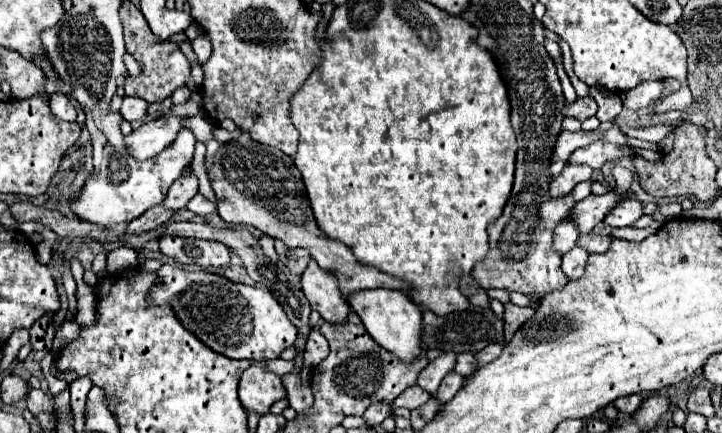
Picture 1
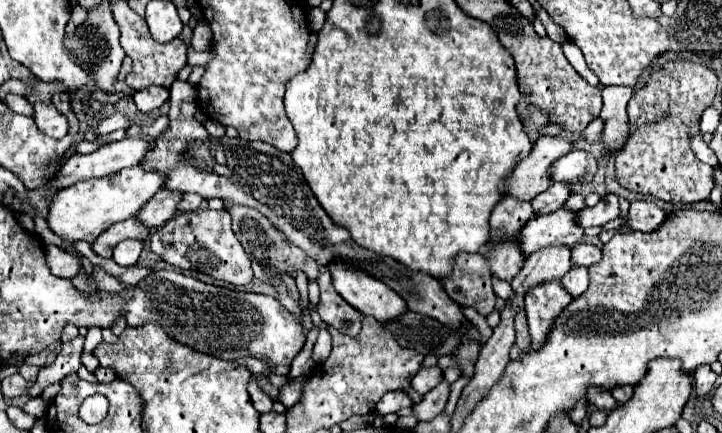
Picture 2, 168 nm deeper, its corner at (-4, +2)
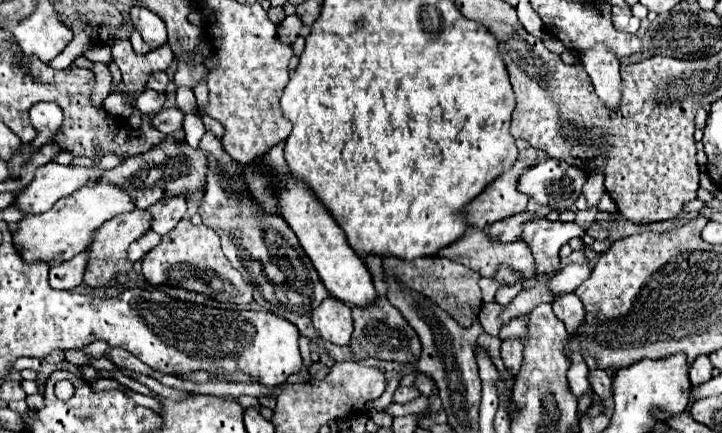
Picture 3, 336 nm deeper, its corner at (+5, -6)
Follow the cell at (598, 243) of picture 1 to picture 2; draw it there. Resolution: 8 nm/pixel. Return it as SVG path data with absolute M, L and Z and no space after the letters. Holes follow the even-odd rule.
M580 243L572 247L572 265L576 267L592 267L594 263L600 261L600 249L588 243Z

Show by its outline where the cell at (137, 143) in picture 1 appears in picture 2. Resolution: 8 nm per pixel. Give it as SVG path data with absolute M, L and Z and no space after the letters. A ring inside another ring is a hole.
M122 139L116 143L108 143L88 155L72 155L54 177L54 193L66 189L78 181L98 179L112 175L124 167L140 165L148 147L154 139Z

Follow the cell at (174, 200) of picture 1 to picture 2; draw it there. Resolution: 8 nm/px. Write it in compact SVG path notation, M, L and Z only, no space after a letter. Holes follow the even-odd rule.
M162 189L158 191L150 201L148 205L144 205L138 213L136 213L136 219L144 225L144 227L162 227L168 219L174 217L176 213L176 207L178 207L178 201L180 201L180 195L178 191L168 191L168 189Z

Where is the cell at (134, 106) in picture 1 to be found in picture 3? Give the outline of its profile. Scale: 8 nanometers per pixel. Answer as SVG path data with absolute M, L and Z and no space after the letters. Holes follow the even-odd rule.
M145 89L141 95L137 95L135 99L135 111L139 115L147 115L153 117L155 113L159 113L163 109L165 103L165 93L157 93L153 89Z

